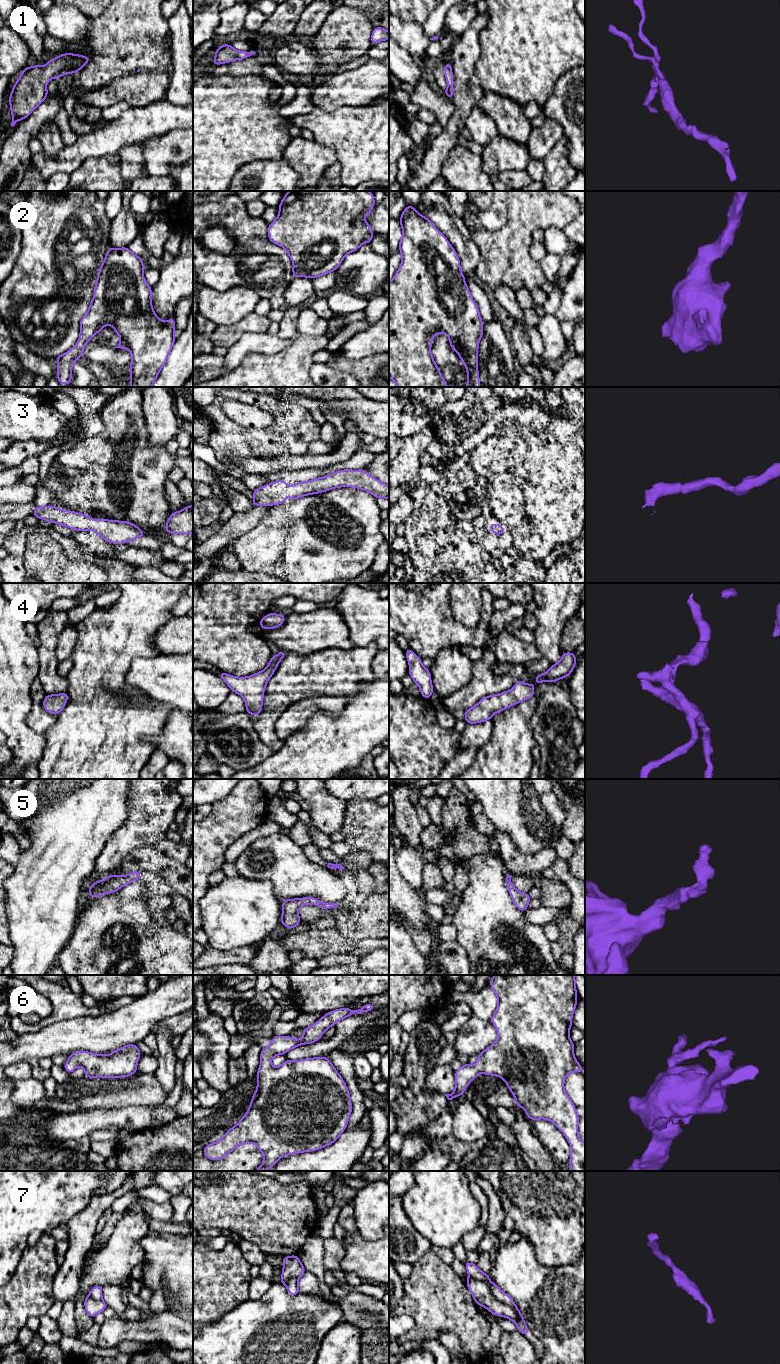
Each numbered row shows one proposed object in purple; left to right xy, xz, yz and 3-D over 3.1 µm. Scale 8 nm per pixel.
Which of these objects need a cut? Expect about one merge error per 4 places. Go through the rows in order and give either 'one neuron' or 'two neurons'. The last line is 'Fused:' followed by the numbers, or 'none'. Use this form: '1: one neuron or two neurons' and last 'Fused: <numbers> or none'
1: one neuron
2: one neuron
3: one neuron
4: one neuron
5: one neuron
6: one neuron
7: two neurons
Fused: 7

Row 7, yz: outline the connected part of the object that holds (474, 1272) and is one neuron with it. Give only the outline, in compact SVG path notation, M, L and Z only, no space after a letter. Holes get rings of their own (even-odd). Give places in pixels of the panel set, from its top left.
M465 1260L464 1264L466 1266L469 1278L478 1279L487 1283L490 1287L491 1292L497 1300L509 1306L512 1306L519 1311L513 1299L508 1294L504 1293L493 1281L489 1281L489 1274L484 1274L475 1264L470 1263L467 1260Z

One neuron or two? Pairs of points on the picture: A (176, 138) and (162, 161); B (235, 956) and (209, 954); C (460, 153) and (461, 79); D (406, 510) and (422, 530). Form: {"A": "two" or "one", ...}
{"A": "one", "B": "one", "C": "two", "D": "two"}

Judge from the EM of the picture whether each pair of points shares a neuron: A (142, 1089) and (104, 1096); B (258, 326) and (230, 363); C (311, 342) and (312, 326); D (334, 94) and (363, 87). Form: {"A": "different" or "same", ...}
{"A": "same", "B": "different", "C": "different", "D": "same"}

